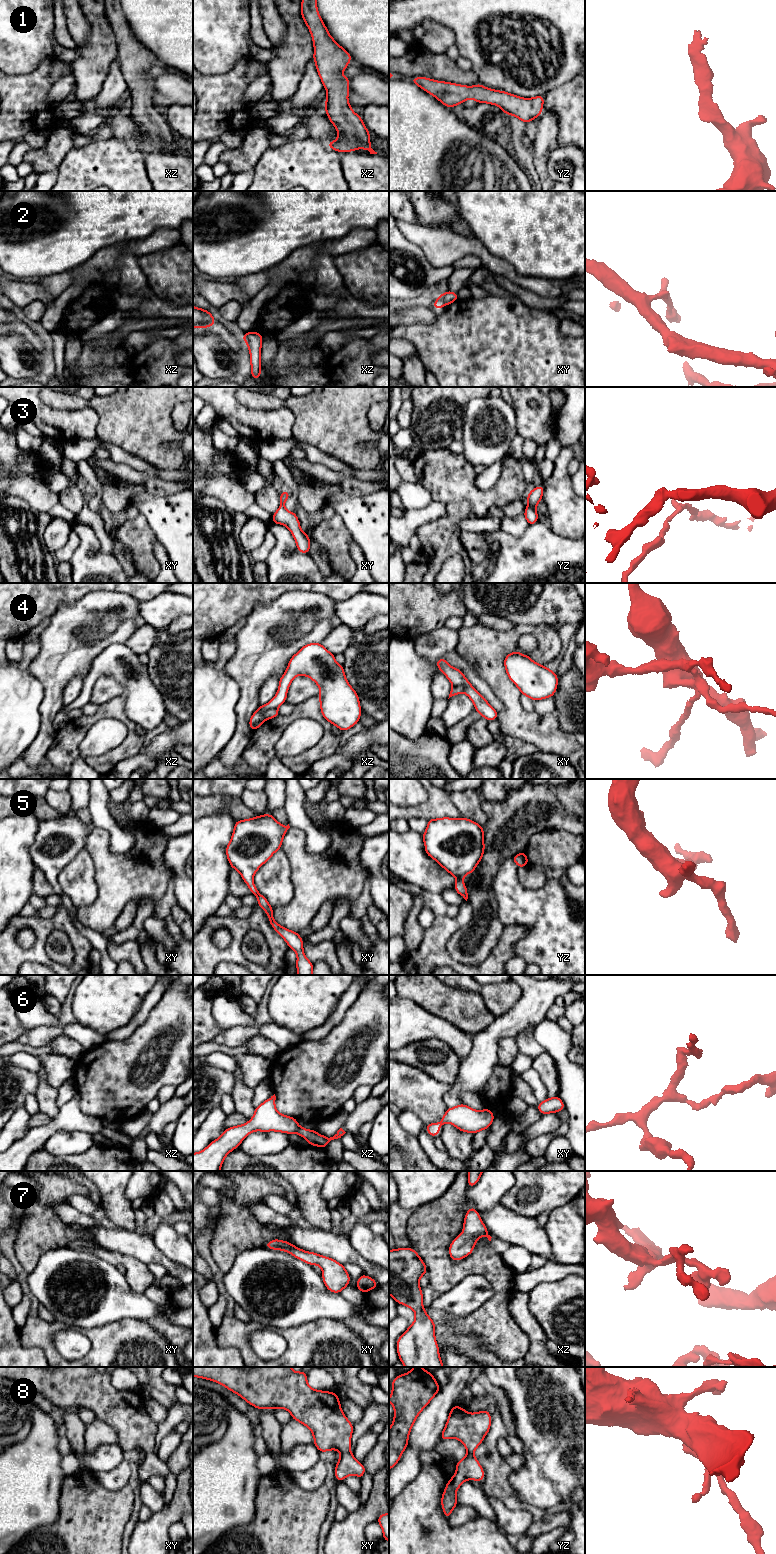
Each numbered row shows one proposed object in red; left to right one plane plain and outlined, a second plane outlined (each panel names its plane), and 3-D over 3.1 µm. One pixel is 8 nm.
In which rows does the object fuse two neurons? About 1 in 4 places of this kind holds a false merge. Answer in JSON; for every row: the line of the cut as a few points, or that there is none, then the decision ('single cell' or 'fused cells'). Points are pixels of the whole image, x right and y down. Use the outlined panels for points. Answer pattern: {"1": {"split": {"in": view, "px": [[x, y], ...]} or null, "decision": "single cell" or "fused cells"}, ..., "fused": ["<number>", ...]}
{"1": {"split": null, "decision": "single cell"}, "2": {"split": {"in": "xy", "px": [[439, 296], [445, 303]]}, "decision": "fused cells"}, "3": {"split": null, "decision": "single cell"}, "4": {"split": {"in": "xz", "px": [[276, 707], [265, 709], [262, 712], [263, 717]]}, "decision": "fused cells"}, "5": {"split": null, "decision": "single cell"}, "6": {"split": null, "decision": "single cell"}, "7": {"split": null, "decision": "single cell"}, "8": {"split": null, "decision": "single cell"}, "fused": ["2", "4"]}

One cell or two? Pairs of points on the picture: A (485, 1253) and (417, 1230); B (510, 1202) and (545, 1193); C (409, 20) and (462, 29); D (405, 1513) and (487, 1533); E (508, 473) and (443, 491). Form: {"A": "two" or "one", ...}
{"A": "one", "B": "one", "C": "one", "D": "one", "E": "one"}

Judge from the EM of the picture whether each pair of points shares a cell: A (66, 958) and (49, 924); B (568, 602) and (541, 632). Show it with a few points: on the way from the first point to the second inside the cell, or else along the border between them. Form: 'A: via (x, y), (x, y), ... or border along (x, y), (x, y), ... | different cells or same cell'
A: border along (63, 930), (54, 930), (47, 938), (47, 954) | different cells
B: border along (524, 624), (551, 624), (553, 626) | different cells

